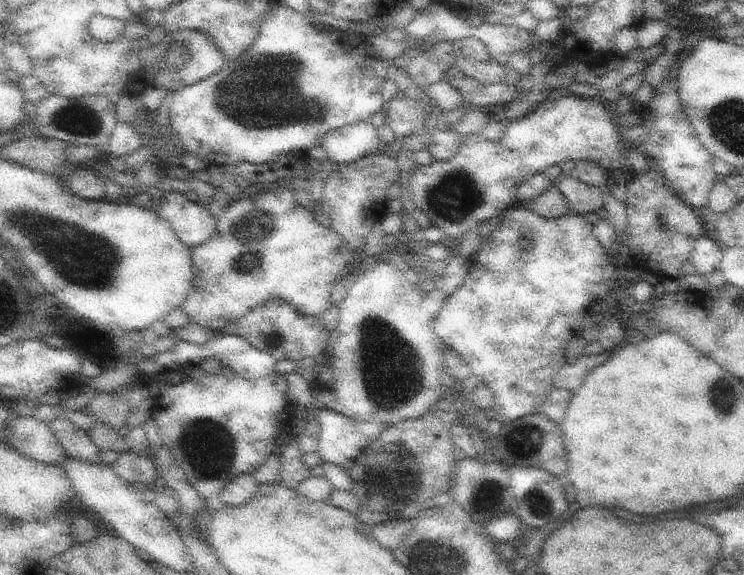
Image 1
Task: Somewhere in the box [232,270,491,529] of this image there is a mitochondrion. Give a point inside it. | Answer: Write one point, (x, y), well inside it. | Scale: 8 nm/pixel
(389, 369)

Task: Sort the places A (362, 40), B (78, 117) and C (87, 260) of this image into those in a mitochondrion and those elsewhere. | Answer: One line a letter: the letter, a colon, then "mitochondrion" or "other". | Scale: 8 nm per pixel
A: other
B: mitochondrion
C: mitochondrion

